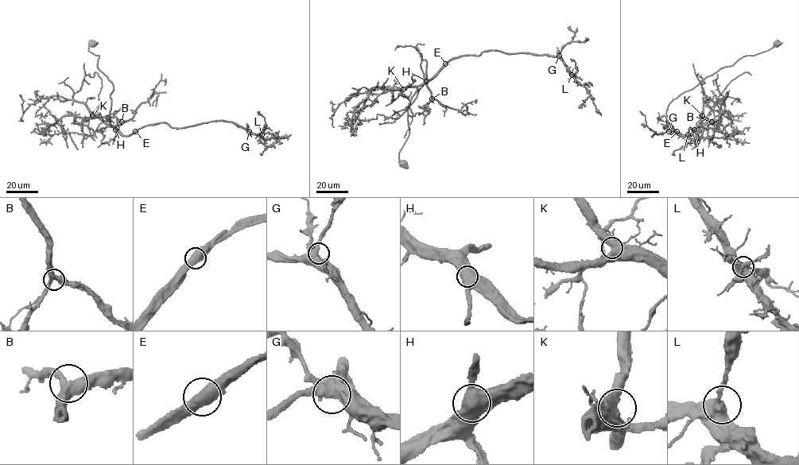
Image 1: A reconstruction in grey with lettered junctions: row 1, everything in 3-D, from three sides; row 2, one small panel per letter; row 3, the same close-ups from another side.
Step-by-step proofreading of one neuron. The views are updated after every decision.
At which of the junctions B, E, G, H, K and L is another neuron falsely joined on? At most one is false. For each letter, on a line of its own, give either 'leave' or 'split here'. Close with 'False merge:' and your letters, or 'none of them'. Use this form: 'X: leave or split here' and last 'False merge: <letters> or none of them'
B: leave
E: leave
G: leave
H: leave
K: leave
L: leave
False merge: none of them

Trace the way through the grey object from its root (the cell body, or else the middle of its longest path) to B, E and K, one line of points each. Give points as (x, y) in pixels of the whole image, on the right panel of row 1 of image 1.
B: (776, 43), (707, 76), (674, 98), (666, 111), (673, 130), (684, 136), (711, 122)
E: (776, 43), (721, 67), (674, 98), (666, 111), (673, 130), (684, 136), (693, 133), (683, 136), (677, 131)
K: (776, 43), (707, 76), (674, 98), (666, 111), (673, 130), (684, 136), (702, 115)

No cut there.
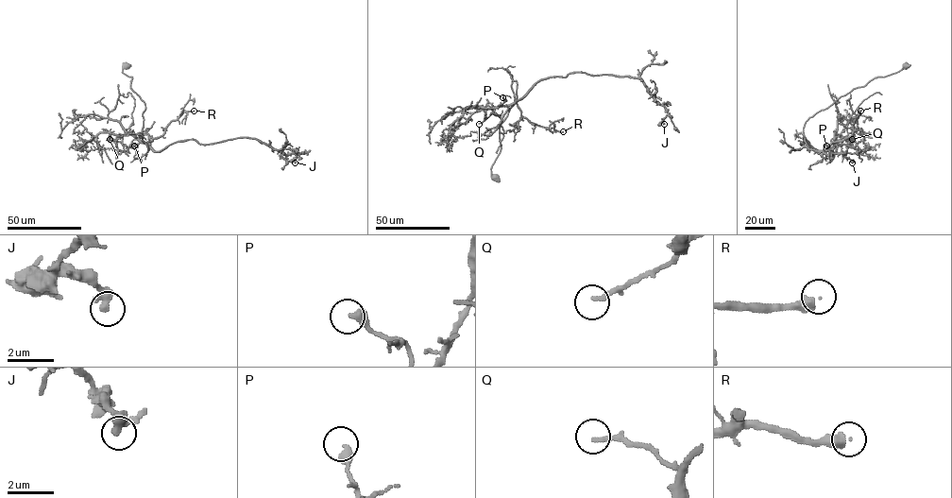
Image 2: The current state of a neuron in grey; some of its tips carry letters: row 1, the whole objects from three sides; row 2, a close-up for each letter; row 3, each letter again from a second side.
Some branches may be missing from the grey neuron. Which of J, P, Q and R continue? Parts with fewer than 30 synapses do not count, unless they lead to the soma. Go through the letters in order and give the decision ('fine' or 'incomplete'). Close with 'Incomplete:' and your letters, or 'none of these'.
J: fine
P: fine
Q: fine
R: incomplete
Incomplete: R

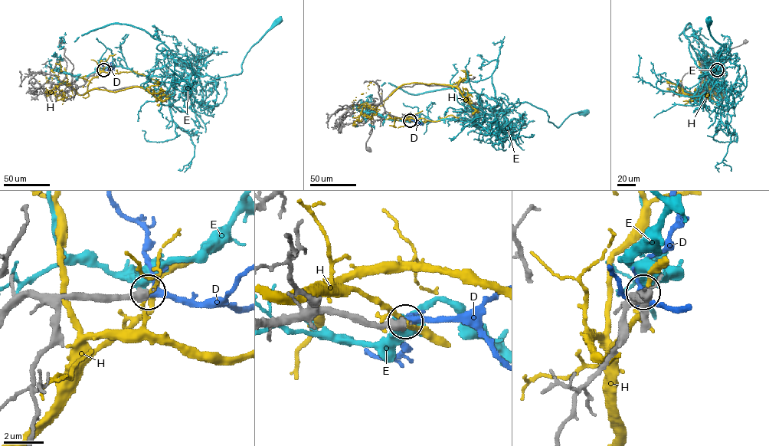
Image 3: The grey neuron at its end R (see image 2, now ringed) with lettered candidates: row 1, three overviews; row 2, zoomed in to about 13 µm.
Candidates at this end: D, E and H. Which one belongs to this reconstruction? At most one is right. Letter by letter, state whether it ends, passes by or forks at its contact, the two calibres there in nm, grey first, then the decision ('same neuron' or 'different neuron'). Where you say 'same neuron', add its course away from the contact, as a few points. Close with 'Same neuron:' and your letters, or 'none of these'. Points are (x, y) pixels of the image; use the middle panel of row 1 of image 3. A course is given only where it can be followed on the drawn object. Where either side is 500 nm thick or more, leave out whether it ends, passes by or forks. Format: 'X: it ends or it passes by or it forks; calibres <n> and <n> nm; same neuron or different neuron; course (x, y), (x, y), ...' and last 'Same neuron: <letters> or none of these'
D: it passes by; calibres 480 and 260 nm; same neuron; course (410, 120), (419, 122)
E: calibres 500 and 480 nm; different neuron
H: it passes by; calibres 480 and 240 nm; different neuron
Same neuron: D

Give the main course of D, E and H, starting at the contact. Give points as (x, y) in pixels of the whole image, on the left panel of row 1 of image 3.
D: (103, 70), (113, 69), (112, 61)
E: (103, 69), (122, 66), (140, 74), (179, 79), (240, 73), (247, 53), (278, 21)
H: (103, 70), (76, 93), (83, 95), (96, 88), (116, 92), (142, 86), (155, 97), (168, 96), (165, 97)

